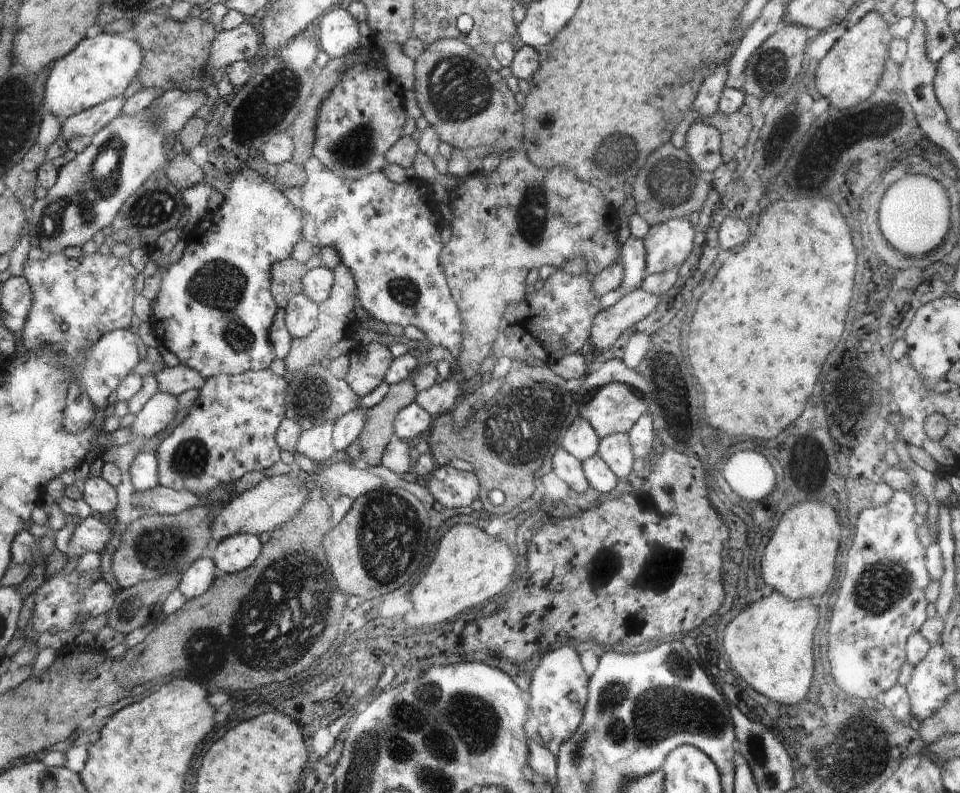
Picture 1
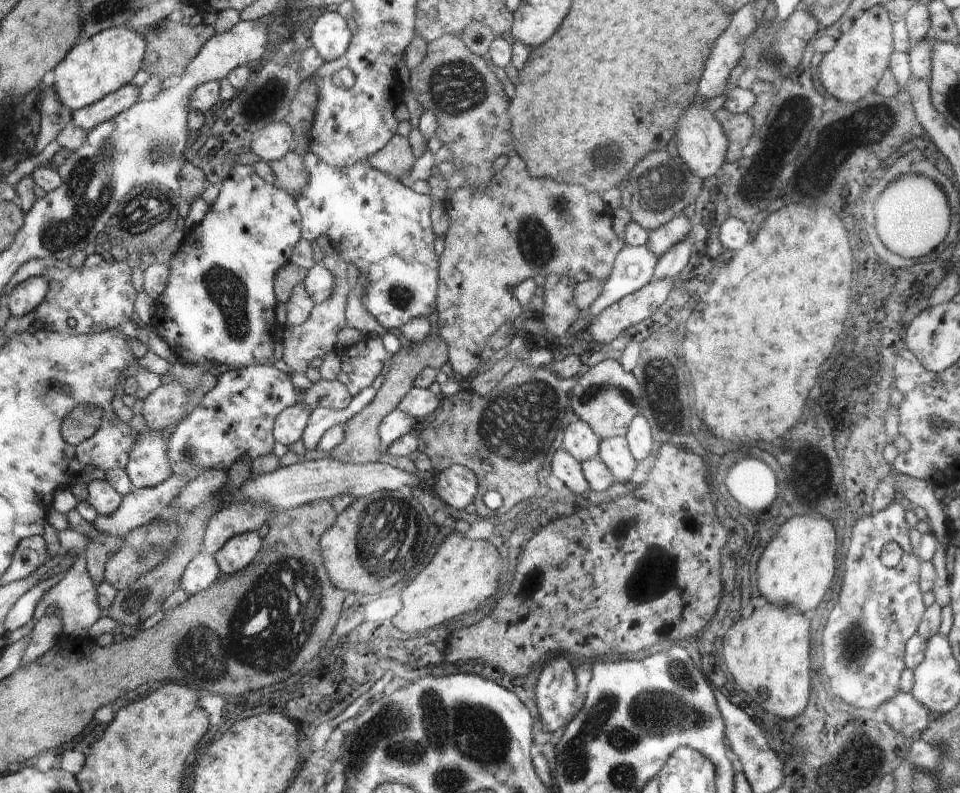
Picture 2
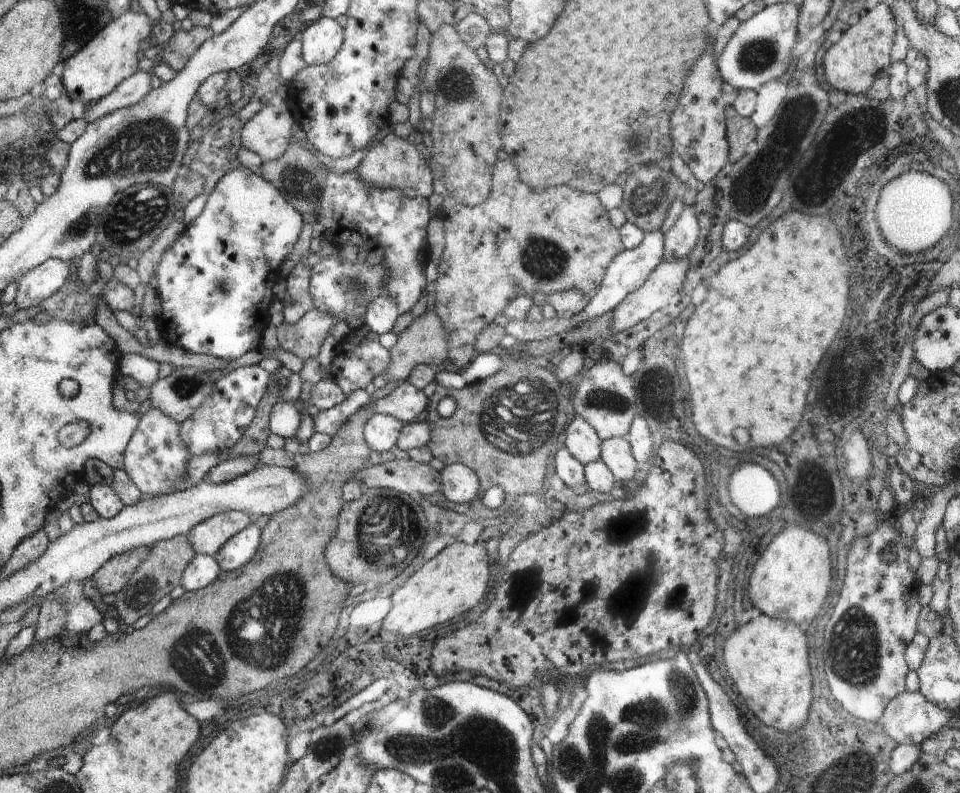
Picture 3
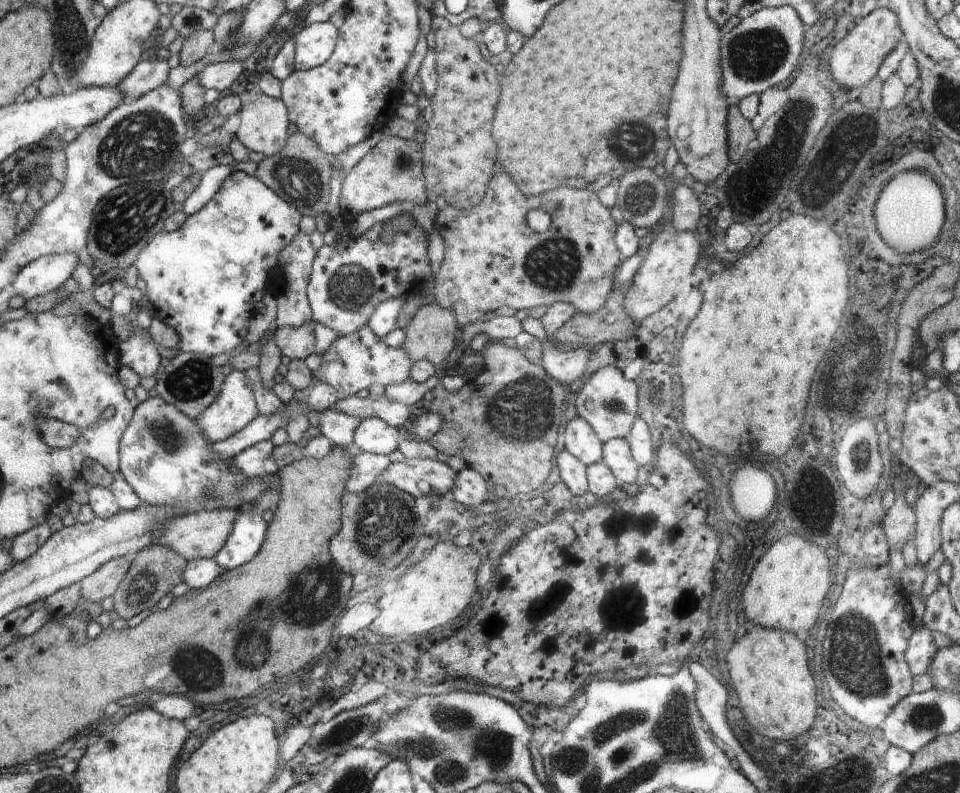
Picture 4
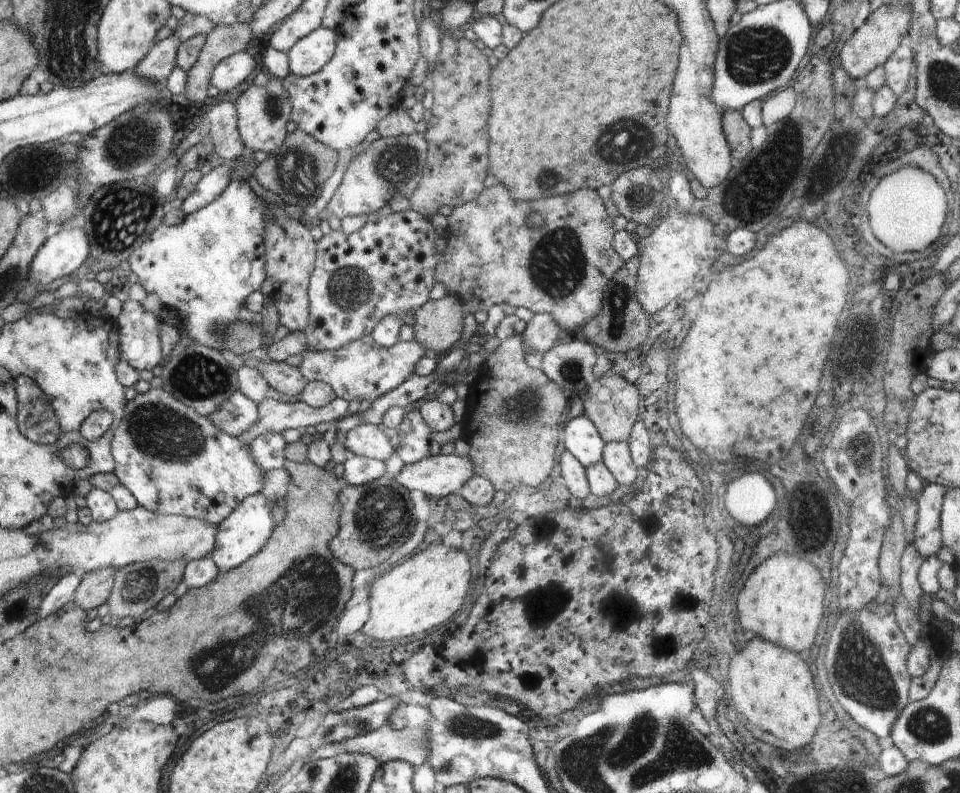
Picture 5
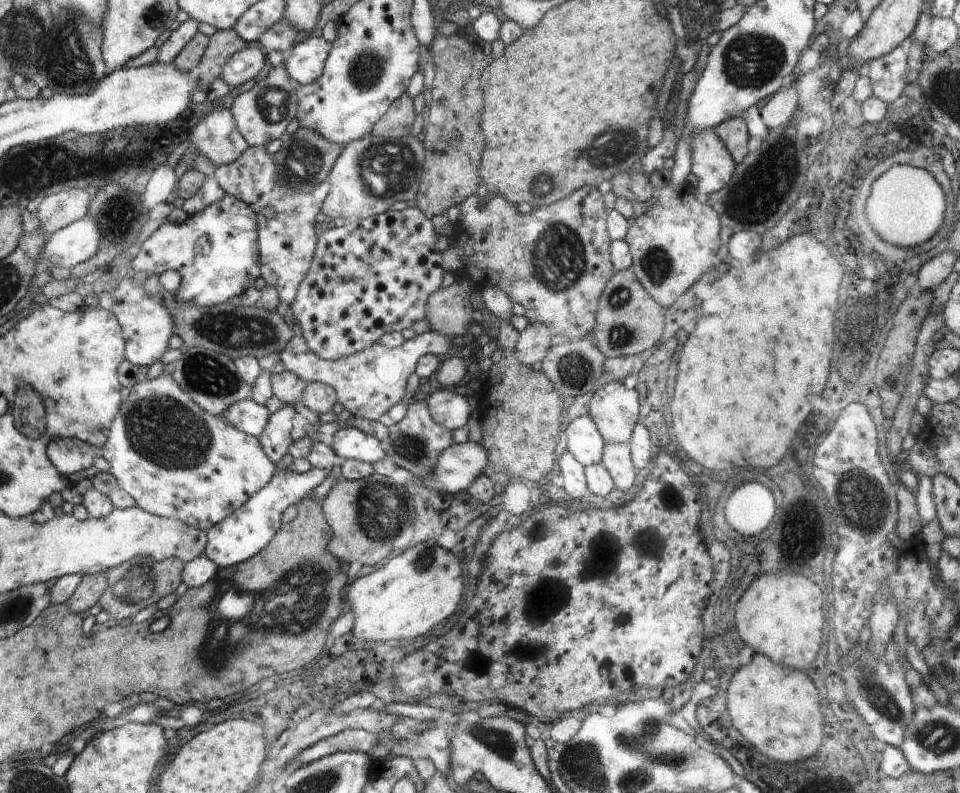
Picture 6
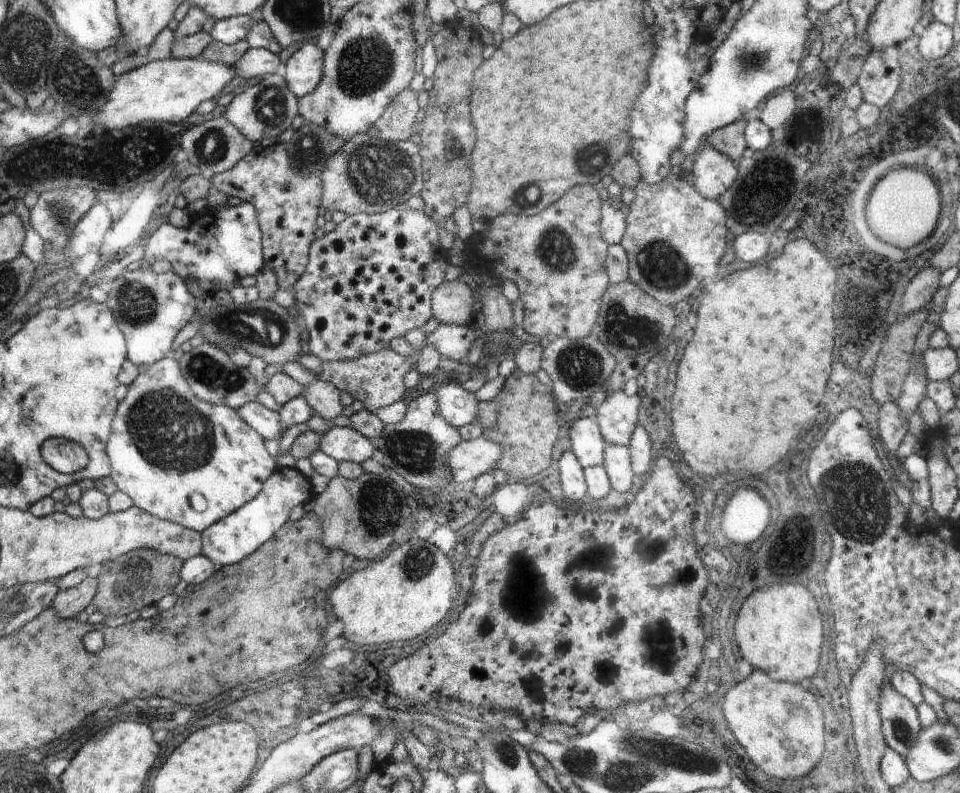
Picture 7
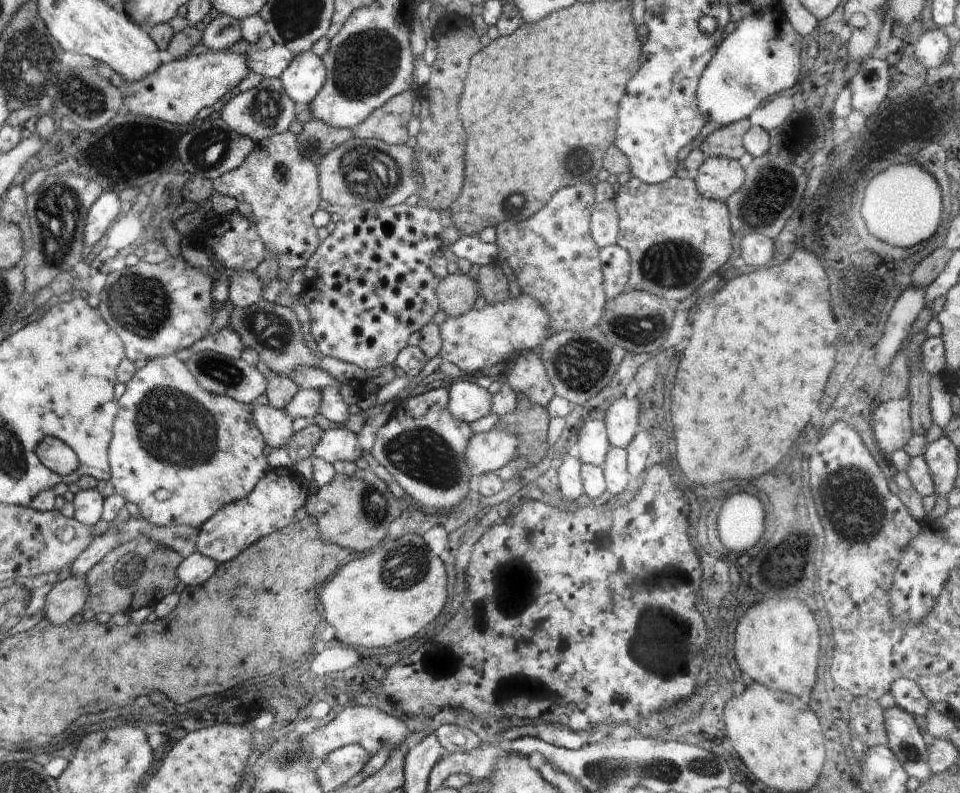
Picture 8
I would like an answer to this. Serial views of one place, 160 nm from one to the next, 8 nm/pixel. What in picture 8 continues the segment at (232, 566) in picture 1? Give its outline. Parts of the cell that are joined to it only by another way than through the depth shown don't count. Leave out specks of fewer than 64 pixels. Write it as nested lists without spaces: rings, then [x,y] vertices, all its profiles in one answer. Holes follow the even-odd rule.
[[[288,467],[275,468],[265,475],[266,478],[261,478],[262,486],[258,486],[254,494],[241,498],[242,502],[236,501],[224,506],[199,528],[196,552],[218,564],[232,561],[262,537],[292,524],[296,510],[308,503],[311,492],[309,481],[300,476],[300,473],[290,472]]]

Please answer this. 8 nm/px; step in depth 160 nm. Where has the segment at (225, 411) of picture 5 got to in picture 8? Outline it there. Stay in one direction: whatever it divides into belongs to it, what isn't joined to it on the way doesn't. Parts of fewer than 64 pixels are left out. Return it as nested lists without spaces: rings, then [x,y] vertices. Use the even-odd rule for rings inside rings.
[[[257,405],[254,409],[254,418],[261,433],[266,439],[266,444],[272,448],[286,448],[295,433],[292,429],[293,419],[284,409],[272,405]]]

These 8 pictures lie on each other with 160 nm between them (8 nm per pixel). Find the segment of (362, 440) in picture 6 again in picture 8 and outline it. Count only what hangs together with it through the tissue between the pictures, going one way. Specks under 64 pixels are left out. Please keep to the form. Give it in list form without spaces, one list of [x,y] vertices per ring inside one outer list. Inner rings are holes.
[[[346,427],[323,431],[321,439],[315,446],[312,456],[322,457],[326,462],[355,462],[362,457],[362,447],[358,443],[358,435]]]

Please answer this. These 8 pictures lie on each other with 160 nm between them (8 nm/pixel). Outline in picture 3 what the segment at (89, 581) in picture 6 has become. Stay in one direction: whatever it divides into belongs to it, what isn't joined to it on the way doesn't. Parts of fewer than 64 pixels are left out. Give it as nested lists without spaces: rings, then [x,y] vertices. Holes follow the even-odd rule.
[[[140,547],[127,553],[114,555],[92,576],[102,595],[117,593],[131,580],[142,561],[146,561],[150,548]]]

